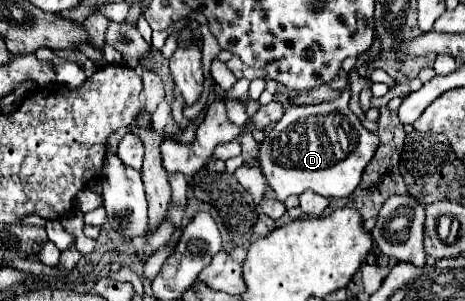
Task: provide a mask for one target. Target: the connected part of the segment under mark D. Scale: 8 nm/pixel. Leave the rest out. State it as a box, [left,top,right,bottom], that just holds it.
[259,35,381,201]

